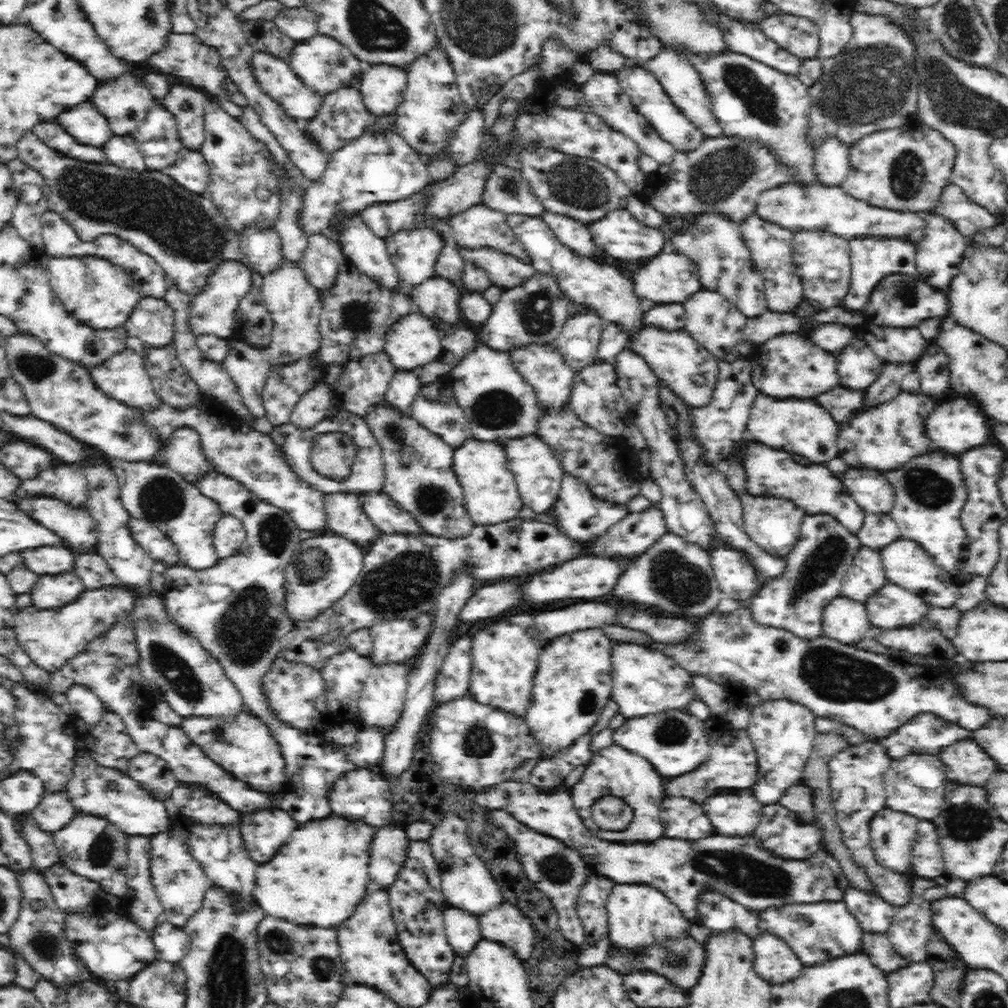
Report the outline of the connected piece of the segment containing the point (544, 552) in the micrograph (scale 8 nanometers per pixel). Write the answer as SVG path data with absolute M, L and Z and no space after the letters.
M518 518L509 519L508 522L500 522L490 526L475 525L470 535L465 538L443 538L442 536L432 536L424 532L416 534L401 534L399 531L393 531L392 534L380 531L380 536L374 540L374 543L366 549L363 557L363 568L351 590L348 590L342 598L339 598L331 608L327 608L314 618L312 621L297 623L296 634L304 632L304 648L286 648L284 656L292 661L302 661L321 669L325 662L322 648L314 648L312 642L318 636L330 638L330 634L336 636L346 636L353 630L372 626L377 619L399 619L416 618L417 614L430 612L436 608L436 601L440 593L446 589L448 584L454 578L465 573L478 578L478 580L500 580L506 577L530 576L544 570L551 570L563 562L579 557L582 552L580 544L565 537L552 524L539 522L536 520L526 521Z

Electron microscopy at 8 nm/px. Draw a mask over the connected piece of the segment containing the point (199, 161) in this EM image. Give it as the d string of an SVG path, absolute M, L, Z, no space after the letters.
M183 146L176 157L176 162L164 168L163 174L168 174L177 184L193 193L204 194L210 183L210 166L201 149Z

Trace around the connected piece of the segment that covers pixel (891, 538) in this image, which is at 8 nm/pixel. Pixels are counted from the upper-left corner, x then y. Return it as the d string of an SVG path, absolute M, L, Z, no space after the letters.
M866 513L857 536L861 541L861 547L874 550L882 550L892 542L902 539L900 529L888 513Z

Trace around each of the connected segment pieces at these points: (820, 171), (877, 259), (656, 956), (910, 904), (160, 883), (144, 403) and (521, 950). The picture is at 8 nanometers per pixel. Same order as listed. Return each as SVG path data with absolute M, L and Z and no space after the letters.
M828 133L816 148L815 168L820 183L838 187L851 170L851 145Z
M858 237L849 240L851 260L851 284L842 306L854 311L863 310L870 302L872 293L882 284L886 276L906 275L919 278L916 266L917 247L904 239L885 237Z
M689 935L686 938L682 938L682 940L678 940L678 942L668 940L664 946L655 946L654 944L654 946L644 950L644 956L635 956L635 954L623 956L623 954L612 952L612 956L606 960L606 964L616 968L618 972L624 972L625 970L624 974L638 970L654 971L668 977L668 979L672 979L677 986L682 986L685 990L690 991L696 986L697 978L700 976L703 958L702 944Z
M942 874L938 878L924 878L914 876L910 887L910 898L907 903L895 909L892 926L887 932L887 937L896 947L896 951L907 960L908 963L917 963L929 958L931 951L931 939L935 937L937 930L932 919L932 905L943 898L964 896L966 882L960 878L952 878L952 875Z
M173 829L151 838L151 877L154 890L164 905L166 920L182 928L196 910L200 910L206 890L213 885L212 879Z
M124 347L122 350L115 352L112 356L105 358L102 362L88 369L96 388L99 388L110 398L129 407L136 407L140 410L149 409L162 402L153 389L153 384L144 366L143 355L139 355L134 349Z
M504 902L477 917L479 931L485 941L508 946L522 960L530 956L534 946L534 932L528 918L516 906Z

